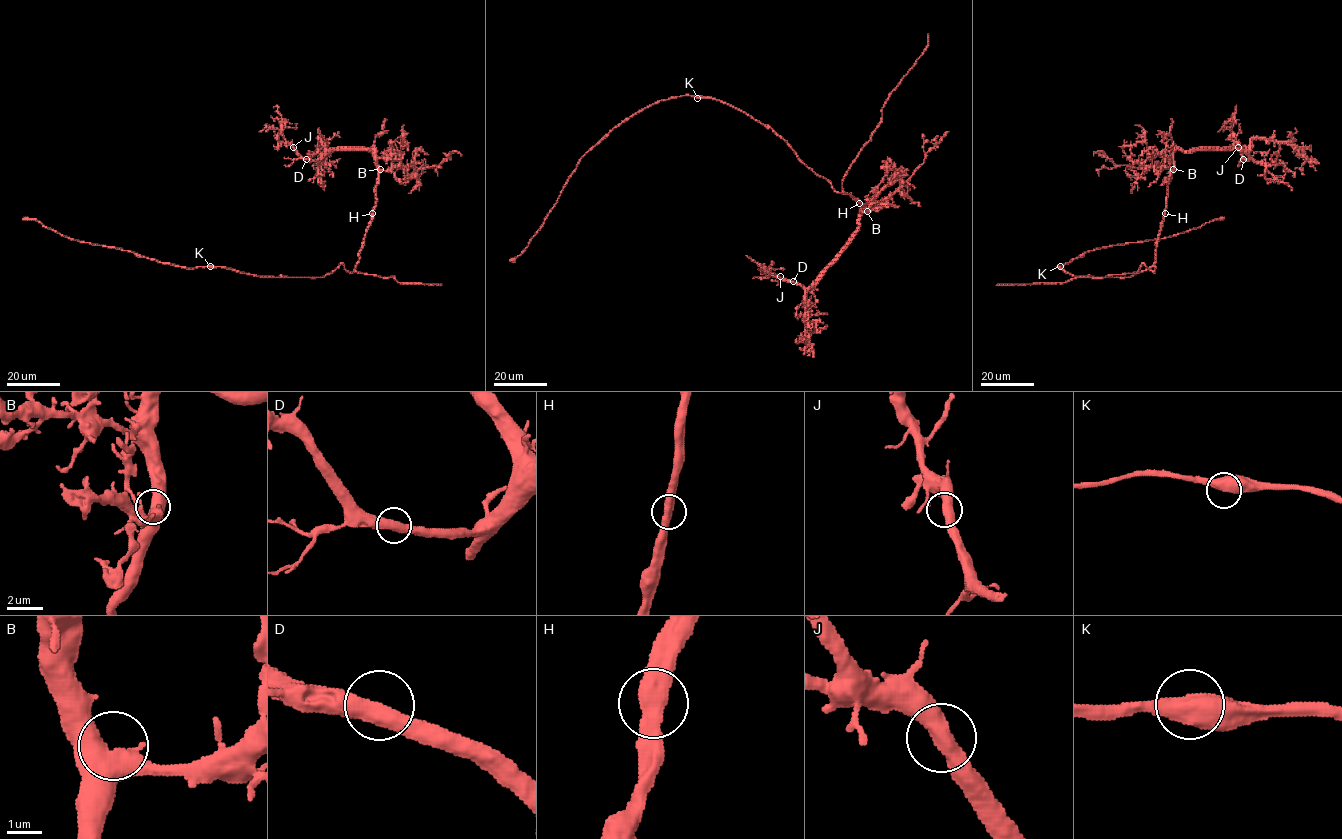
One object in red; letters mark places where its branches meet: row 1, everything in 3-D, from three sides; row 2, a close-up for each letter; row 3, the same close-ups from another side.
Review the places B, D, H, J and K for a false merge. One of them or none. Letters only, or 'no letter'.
no letter

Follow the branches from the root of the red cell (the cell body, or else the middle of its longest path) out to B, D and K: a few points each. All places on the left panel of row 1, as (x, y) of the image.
B: (305, 277), (324, 277), (341, 263), (348, 271), (353, 271), (375, 205), (375, 185), (380, 169)
D: (305, 277), (324, 277), (341, 263), (353, 271), (377, 183), (373, 149), (330, 149), (320, 159), (306, 159)
K: (305, 277), (261, 277), (210, 266)

